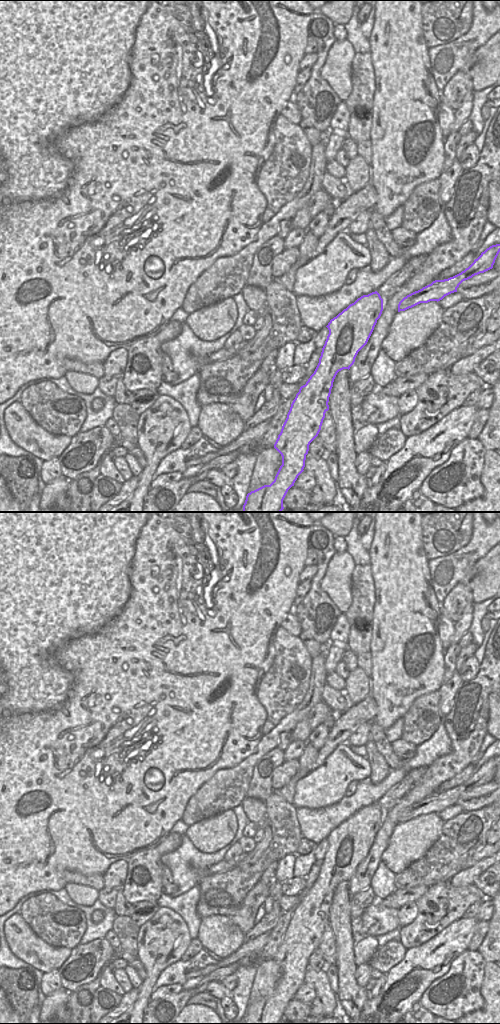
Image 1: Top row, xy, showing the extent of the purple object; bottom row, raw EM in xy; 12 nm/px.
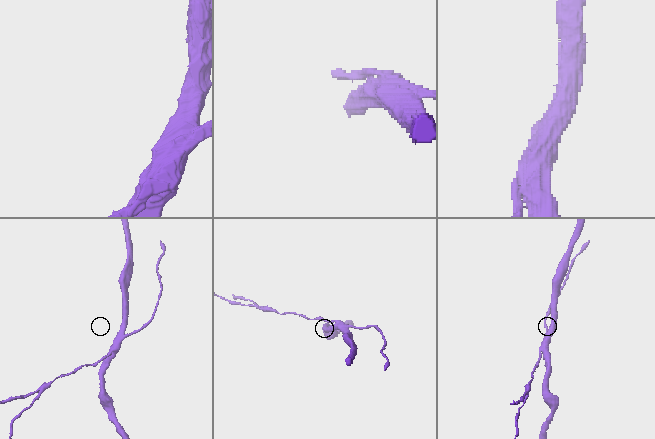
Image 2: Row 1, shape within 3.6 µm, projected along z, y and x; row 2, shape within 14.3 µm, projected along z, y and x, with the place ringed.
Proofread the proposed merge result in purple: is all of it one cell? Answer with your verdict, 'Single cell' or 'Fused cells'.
Fused cells.

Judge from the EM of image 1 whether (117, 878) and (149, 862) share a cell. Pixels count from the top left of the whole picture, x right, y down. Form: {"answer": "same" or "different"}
{"answer": "different"}

